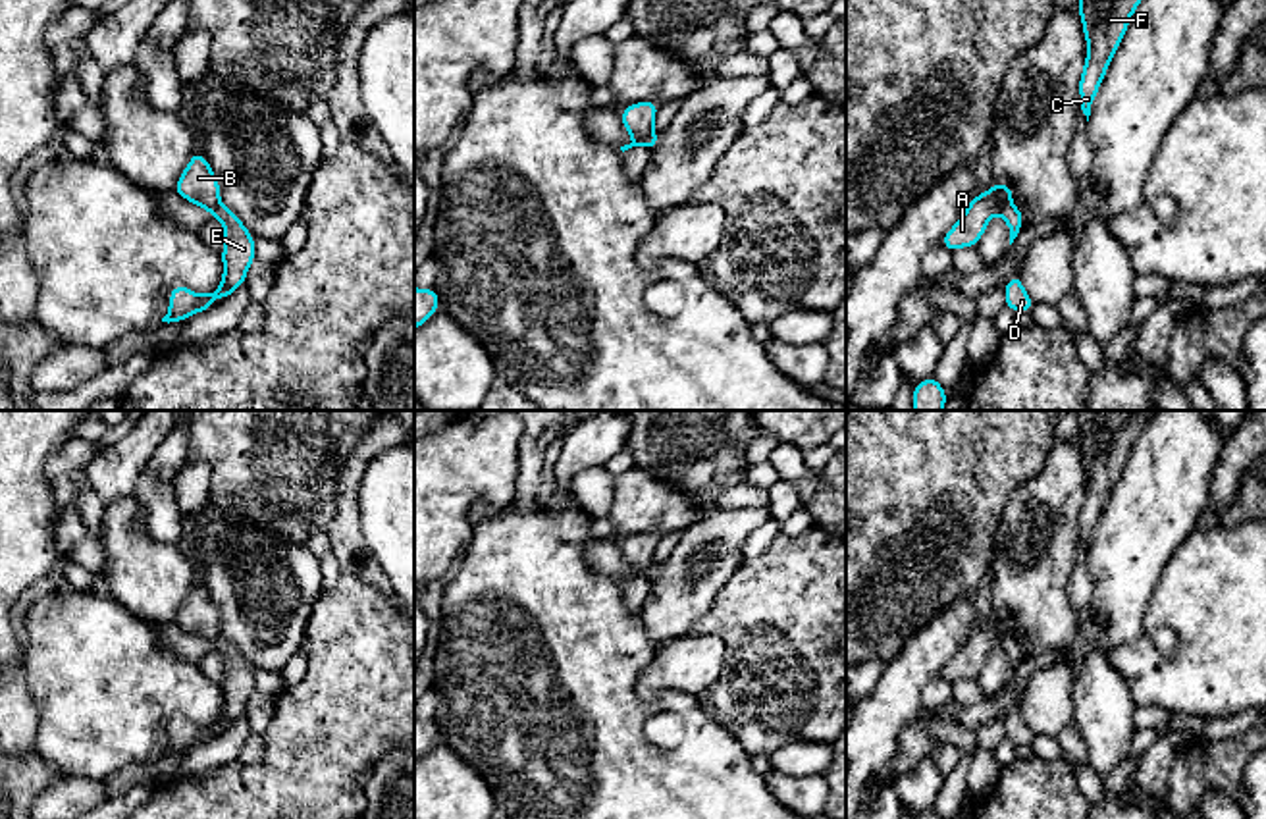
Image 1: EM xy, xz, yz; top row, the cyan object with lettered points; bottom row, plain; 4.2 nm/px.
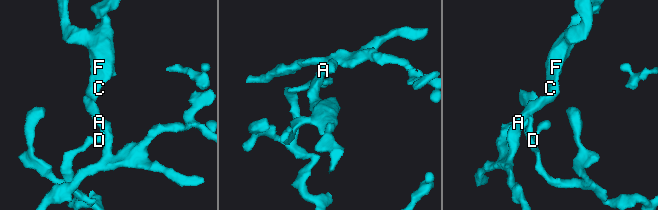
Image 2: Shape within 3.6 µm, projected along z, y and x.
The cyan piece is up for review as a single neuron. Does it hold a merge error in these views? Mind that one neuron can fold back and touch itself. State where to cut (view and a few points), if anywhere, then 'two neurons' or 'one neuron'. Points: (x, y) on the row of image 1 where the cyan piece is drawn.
yz (1010, 203), (999, 211) | two neurons

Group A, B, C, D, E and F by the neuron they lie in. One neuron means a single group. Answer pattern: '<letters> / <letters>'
A B C F / D E

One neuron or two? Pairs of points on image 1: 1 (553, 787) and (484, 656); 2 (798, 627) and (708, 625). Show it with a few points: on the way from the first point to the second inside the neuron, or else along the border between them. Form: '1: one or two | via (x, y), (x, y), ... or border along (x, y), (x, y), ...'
1: one | via (553, 754), (553, 725), (517, 688)
2: one | via (775, 617), (731, 617)

